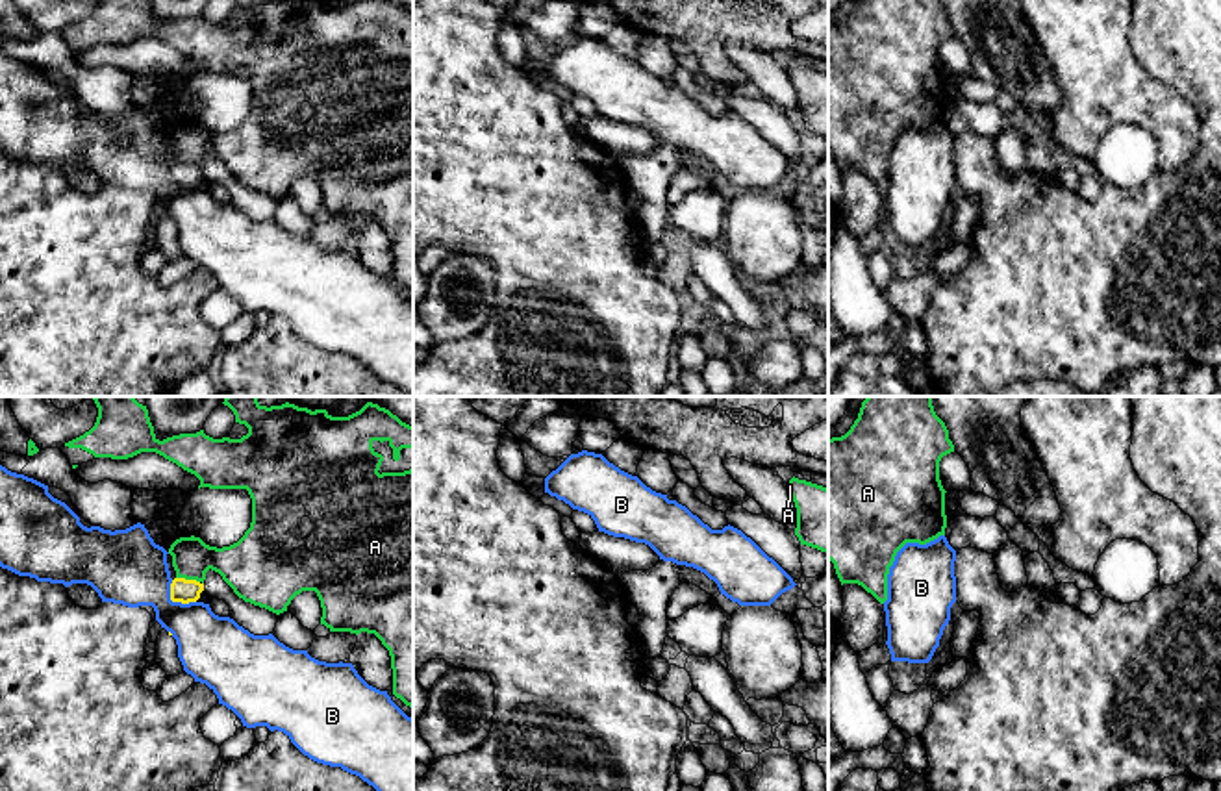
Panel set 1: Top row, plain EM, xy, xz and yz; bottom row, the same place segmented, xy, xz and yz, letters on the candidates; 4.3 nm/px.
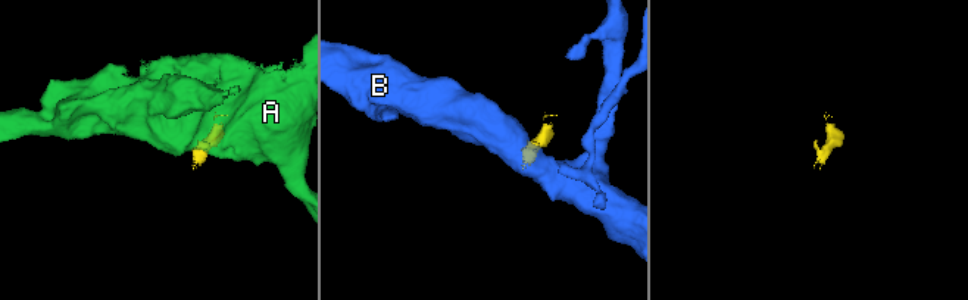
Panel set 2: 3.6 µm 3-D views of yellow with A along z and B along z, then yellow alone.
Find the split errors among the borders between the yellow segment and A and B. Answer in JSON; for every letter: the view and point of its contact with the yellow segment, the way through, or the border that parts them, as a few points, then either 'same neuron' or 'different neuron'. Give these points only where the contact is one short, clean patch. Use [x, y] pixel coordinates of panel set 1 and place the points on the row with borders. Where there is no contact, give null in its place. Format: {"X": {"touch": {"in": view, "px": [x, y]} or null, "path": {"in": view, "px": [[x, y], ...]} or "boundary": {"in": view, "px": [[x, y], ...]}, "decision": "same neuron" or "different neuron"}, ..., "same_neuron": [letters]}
{"A": {"touch": {"in": "xy", "px": [188, 580]}, "decision": "different neuron"}, "B": {"touch": {"in": "xy", "px": [175, 601]}, "boundary": {"in": "xy", "px": [[171, 580], [173, 601], [195, 602]]}, "decision": "different neuron"}, "same_neuron": []}

